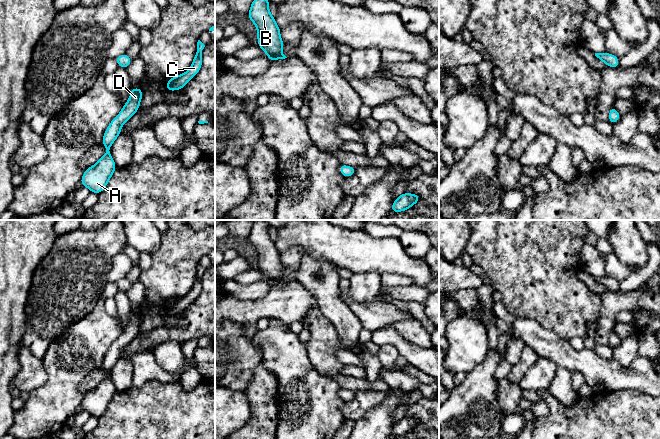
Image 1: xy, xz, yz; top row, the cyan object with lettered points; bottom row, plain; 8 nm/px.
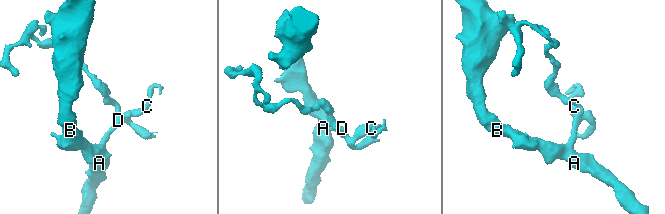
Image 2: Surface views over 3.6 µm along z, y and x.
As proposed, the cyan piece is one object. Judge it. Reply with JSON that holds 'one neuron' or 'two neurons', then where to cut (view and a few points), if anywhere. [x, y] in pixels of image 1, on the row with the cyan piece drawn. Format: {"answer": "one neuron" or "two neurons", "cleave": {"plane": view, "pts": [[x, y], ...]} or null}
{"answer": "one neuron", "cleave": null}

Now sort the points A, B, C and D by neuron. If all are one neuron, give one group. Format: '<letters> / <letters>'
A B C D

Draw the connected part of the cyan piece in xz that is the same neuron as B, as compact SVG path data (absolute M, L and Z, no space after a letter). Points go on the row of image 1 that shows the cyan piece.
M253 0L247 17L257 28L258 46L270 61L287 58L282 53L284 44L280 37L280 27L269 11L269 0Z

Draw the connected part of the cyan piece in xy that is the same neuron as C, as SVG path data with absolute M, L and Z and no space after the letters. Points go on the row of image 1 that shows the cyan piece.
M198 40L197 52L190 68L184 73L170 78L166 84L166 90L175 91L182 89L189 81L199 72L202 67L202 56L201 53L205 45Z

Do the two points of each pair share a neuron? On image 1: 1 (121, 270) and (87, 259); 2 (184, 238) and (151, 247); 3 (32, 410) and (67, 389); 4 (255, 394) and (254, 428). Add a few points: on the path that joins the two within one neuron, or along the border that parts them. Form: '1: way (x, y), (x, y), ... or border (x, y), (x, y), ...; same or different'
1: border (123, 251), (112, 258), (112, 267), (104, 281); different
2: border (161, 234), (161, 245), (152, 255); different
3: way (41, 409), (52, 398), (58, 398); same
4: way (257, 402), (257, 420); same

